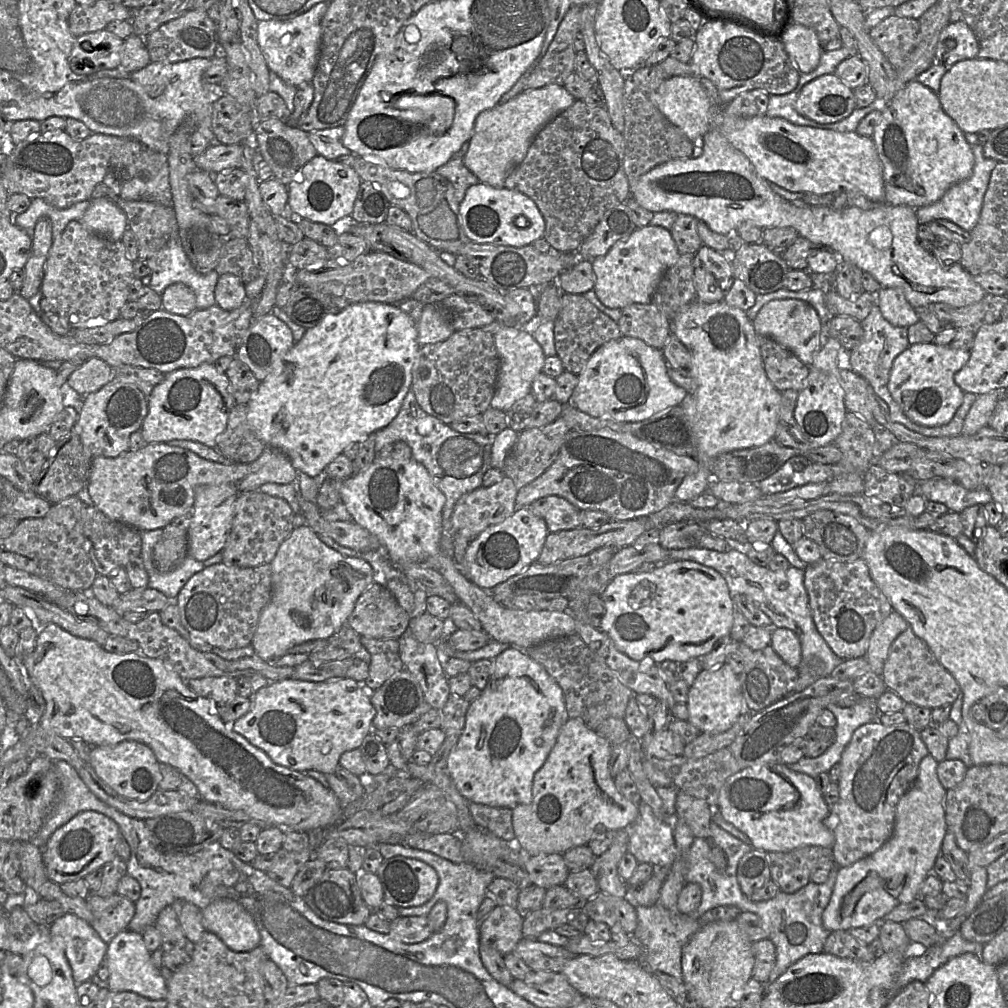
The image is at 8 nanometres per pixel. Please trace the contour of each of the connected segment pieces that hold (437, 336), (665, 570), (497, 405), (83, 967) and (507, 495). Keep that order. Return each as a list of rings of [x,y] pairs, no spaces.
[[[425,305],[417,323],[417,331],[418,341],[423,346],[447,340],[455,329],[438,305]]]
[[[670,560],[646,573],[625,573],[610,580],[600,595],[604,614],[599,629],[607,634],[619,651],[640,662],[663,661],[681,663],[707,655],[715,643],[730,635],[733,625],[734,602],[727,582],[713,568],[691,560]]]
[[[502,324],[493,337],[500,366],[490,407],[507,412],[517,400],[531,392],[532,383],[542,372],[546,356],[533,335],[522,328]]]
[[[69,913],[48,928],[52,940],[64,949],[76,985],[90,981],[105,960],[107,943],[89,923]]]
[[[505,476],[500,482],[479,487],[465,494],[452,514],[452,536],[461,536],[472,541],[487,527],[498,524],[518,508],[518,489]]]

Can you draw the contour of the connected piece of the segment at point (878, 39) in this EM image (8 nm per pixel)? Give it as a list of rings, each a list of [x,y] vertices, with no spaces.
[[[891,15],[870,29],[873,42],[890,64],[901,68],[916,45],[919,20]]]

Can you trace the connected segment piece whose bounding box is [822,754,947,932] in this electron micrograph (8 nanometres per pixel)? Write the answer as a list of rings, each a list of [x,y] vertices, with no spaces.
[[[930,754],[921,760],[916,780],[897,803],[894,830],[887,842],[876,852],[853,865],[839,868],[830,902],[822,915],[825,929],[830,932],[849,931],[852,928],[880,923],[896,906],[916,899],[923,881],[927,874],[931,873],[935,860],[941,853],[947,832],[944,808],[947,790],[938,779],[937,766],[938,762]]]

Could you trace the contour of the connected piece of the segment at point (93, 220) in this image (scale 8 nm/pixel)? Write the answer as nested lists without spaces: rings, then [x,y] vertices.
[[[103,197],[91,199],[80,222],[91,232],[112,241],[121,241],[128,228],[125,213]]]

